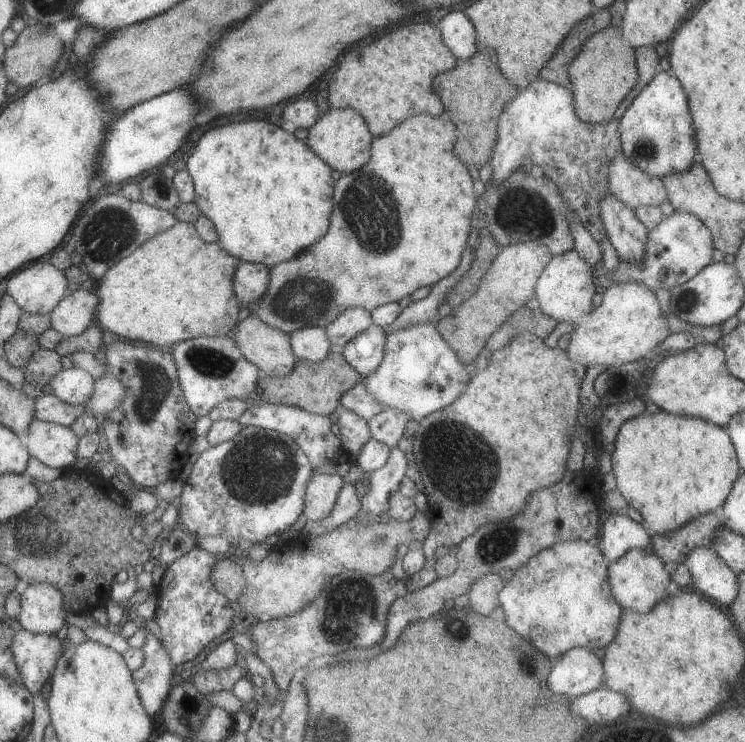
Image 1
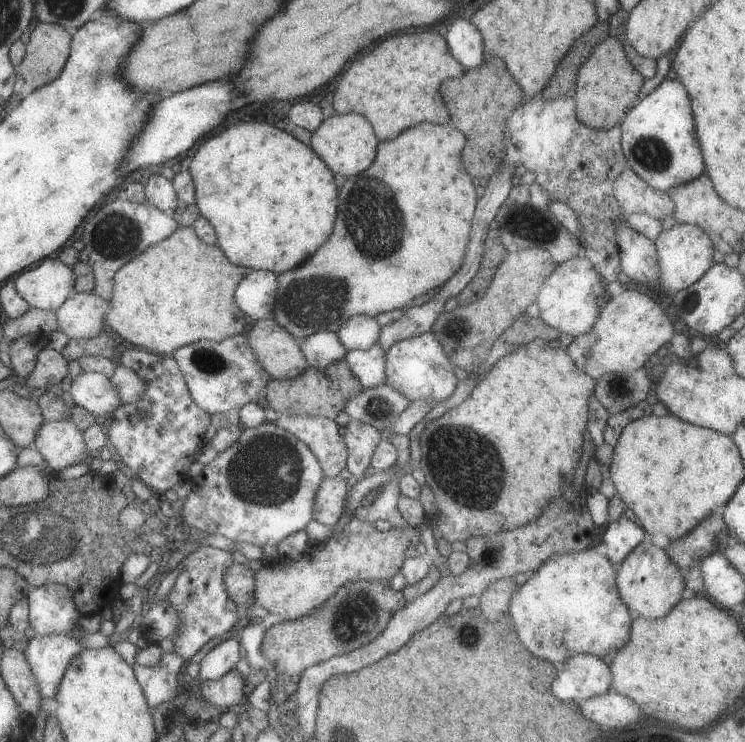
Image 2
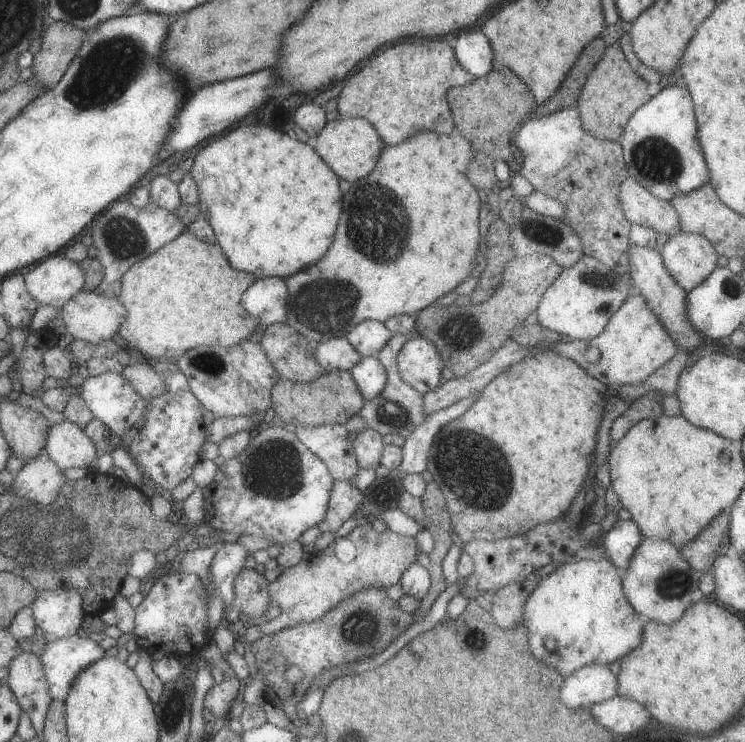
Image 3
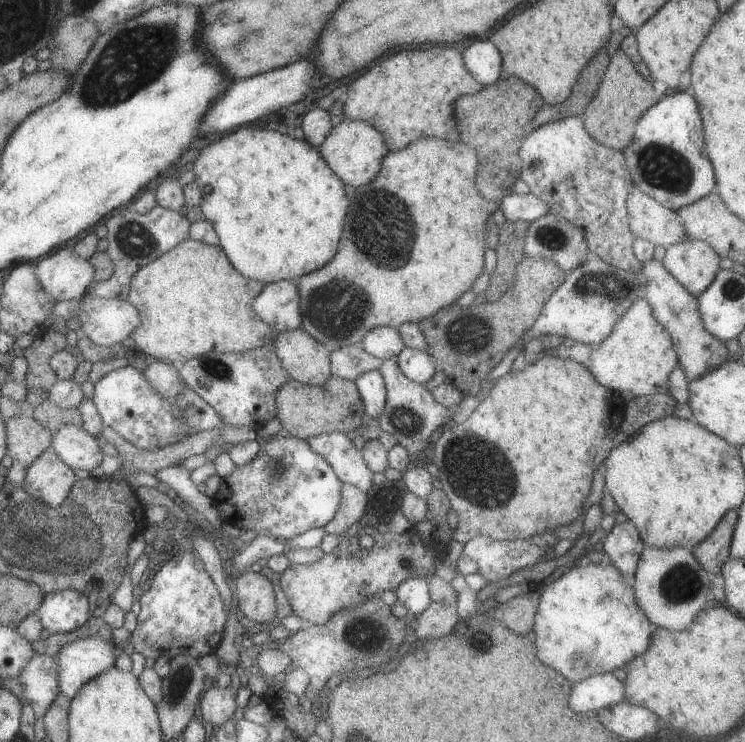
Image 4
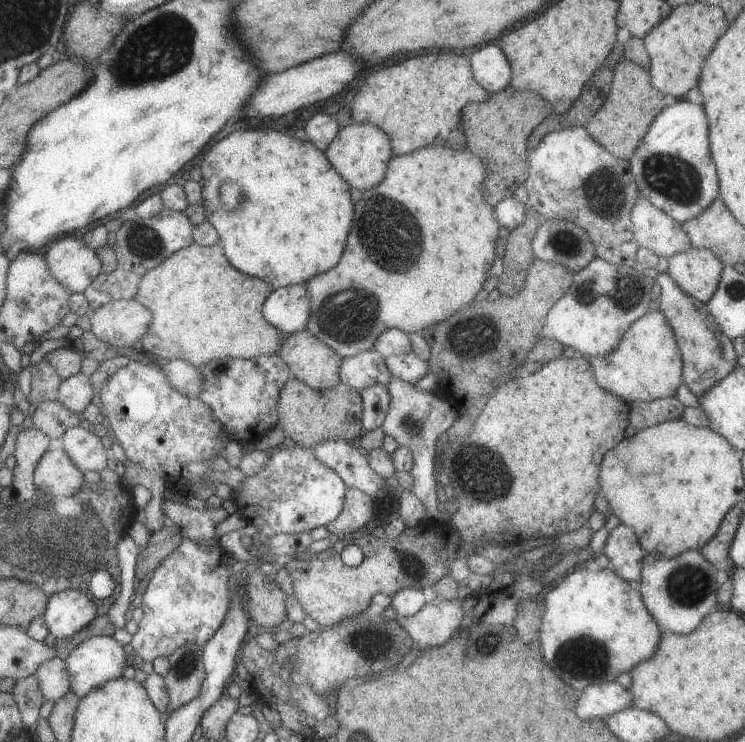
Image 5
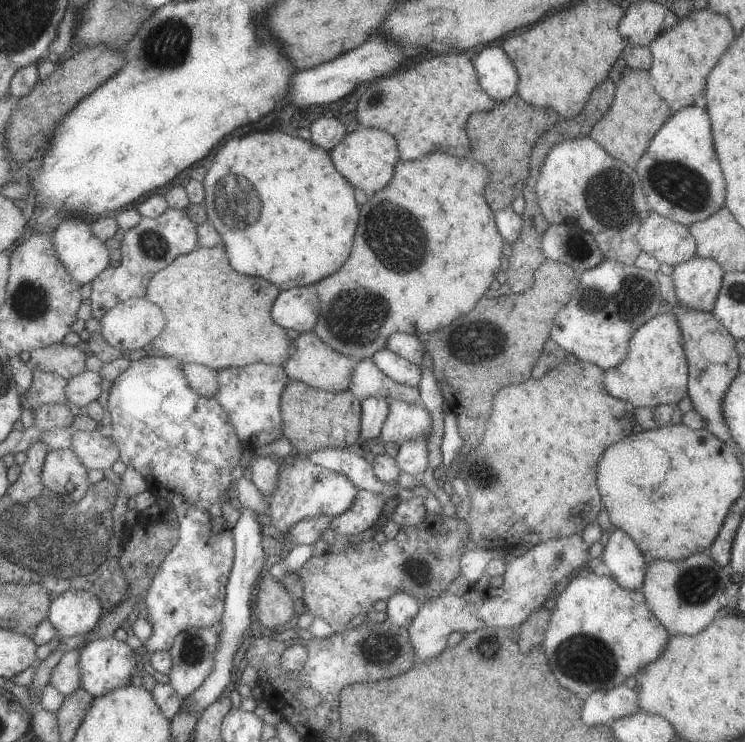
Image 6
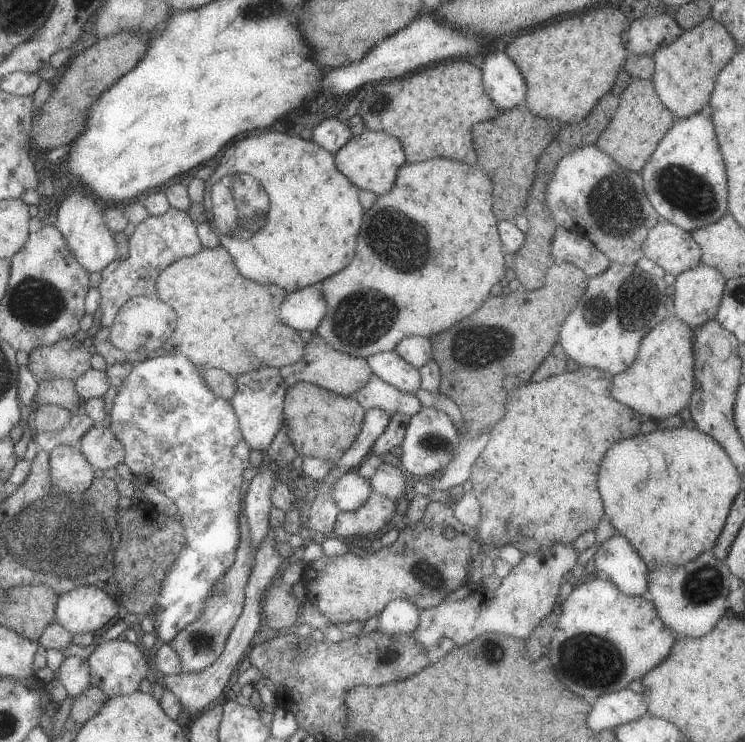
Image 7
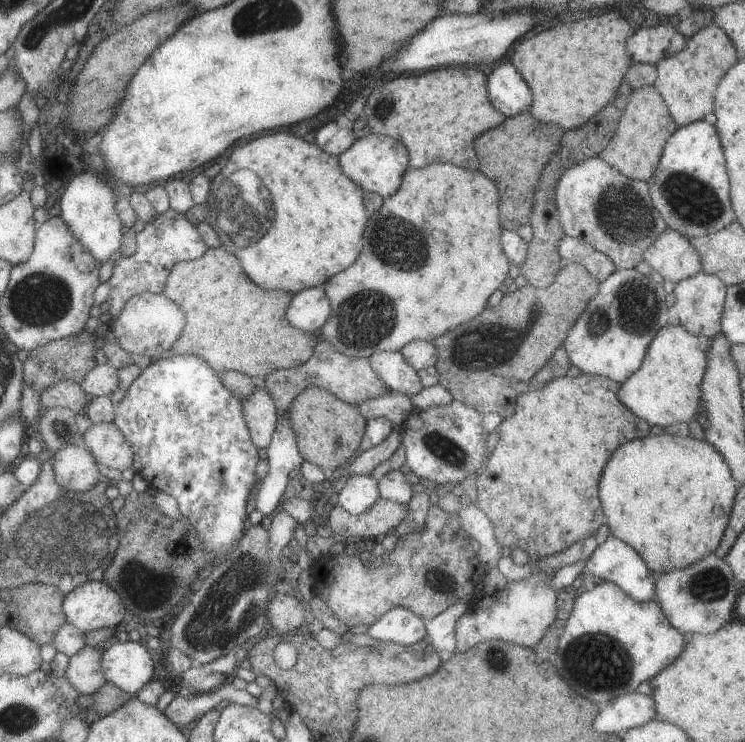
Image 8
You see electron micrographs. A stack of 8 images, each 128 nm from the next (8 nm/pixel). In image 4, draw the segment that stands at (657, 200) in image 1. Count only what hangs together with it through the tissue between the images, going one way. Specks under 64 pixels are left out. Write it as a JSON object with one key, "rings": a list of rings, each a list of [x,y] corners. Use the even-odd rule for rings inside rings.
{"rings":[[[636,186],[629,192],[627,209],[632,234],[655,247],[664,246],[667,249],[688,238],[679,214],[658,204]]]}

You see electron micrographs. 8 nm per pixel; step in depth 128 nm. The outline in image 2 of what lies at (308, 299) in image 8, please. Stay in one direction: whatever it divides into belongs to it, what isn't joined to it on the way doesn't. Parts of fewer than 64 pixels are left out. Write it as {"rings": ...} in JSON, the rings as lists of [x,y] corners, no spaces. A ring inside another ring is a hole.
{"rings":[[[250,269],[240,280],[234,298],[250,322],[274,319],[277,291],[278,280],[274,272]]]}

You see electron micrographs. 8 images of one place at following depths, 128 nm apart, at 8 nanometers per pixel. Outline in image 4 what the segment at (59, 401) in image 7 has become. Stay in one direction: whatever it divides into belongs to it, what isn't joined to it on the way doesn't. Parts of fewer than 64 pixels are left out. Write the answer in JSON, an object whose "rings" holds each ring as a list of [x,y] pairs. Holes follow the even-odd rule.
{"rings":[[[49,332],[26,349],[27,402],[37,407],[49,398],[52,386],[59,380],[51,365],[51,358],[58,351],[68,349],[66,335]]]}

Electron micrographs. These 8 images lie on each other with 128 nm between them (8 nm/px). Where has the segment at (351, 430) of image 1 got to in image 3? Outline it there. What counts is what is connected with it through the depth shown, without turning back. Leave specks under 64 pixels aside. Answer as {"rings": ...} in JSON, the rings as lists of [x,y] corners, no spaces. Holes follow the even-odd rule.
{"rings":[[[368,428],[358,432],[354,444],[354,456],[362,469],[376,469],[381,464],[385,442],[383,436]]]}

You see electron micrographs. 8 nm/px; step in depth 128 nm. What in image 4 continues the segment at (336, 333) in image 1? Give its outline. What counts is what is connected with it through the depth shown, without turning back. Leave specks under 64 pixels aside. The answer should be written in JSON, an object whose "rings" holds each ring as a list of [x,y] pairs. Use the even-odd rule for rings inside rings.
{"rings":[[[376,327],[367,332],[360,345],[372,356],[389,359],[397,357],[406,347],[402,337],[396,327]]]}

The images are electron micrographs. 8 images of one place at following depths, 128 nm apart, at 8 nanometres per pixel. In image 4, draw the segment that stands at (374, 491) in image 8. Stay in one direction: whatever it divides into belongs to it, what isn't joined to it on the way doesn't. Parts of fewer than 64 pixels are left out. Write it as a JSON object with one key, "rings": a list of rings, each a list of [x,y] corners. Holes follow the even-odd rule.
{"rings":[[[285,432],[264,436],[262,448],[252,462],[237,466],[234,472],[221,480],[219,490],[212,498],[221,520],[242,529],[254,530],[258,535],[287,539],[311,528],[323,527],[338,512],[343,482],[327,460],[324,460],[304,439]]]}

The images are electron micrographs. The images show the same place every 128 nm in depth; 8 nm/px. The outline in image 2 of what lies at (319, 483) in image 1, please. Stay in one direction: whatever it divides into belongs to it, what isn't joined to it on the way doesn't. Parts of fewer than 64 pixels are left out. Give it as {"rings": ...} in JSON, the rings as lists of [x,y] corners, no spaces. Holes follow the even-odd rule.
{"rings":[[[340,475],[325,477],[316,492],[312,518],[325,526],[335,526],[344,513],[347,485]]]}

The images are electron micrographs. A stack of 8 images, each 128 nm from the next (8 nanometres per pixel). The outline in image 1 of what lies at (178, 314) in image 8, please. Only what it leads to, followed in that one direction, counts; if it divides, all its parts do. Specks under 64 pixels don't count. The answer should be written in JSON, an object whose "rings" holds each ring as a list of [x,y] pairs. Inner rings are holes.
{"rings":[[[84,289],[71,291],[50,313],[51,327],[64,337],[82,334],[96,322],[99,302],[96,292],[91,293]]]}

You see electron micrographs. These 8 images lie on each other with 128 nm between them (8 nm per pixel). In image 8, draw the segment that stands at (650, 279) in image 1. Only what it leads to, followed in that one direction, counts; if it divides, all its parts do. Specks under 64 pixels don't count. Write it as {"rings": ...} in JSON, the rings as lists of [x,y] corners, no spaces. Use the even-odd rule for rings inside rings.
{"rings":[[[702,271],[693,277],[677,282],[674,289],[675,304],[672,312],[680,319],[682,326],[693,335],[702,335],[710,340],[722,333],[721,320],[727,295],[727,284],[716,275]]]}

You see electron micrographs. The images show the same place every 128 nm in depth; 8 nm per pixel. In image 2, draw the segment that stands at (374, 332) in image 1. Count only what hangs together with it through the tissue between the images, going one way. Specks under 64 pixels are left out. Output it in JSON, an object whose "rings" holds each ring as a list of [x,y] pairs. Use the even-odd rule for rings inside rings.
{"rings":[[[379,342],[368,350],[351,349],[345,361],[363,388],[384,385],[386,382],[386,357]]]}

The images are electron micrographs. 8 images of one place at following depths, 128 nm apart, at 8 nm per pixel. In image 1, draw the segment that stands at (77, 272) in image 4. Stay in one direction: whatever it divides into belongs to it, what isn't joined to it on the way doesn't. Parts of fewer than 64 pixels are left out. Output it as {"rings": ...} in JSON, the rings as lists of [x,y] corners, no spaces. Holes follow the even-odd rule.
{"rings":[[[50,260],[34,261],[11,274],[6,290],[23,312],[40,314],[51,313],[71,292],[65,271],[56,268]]]}

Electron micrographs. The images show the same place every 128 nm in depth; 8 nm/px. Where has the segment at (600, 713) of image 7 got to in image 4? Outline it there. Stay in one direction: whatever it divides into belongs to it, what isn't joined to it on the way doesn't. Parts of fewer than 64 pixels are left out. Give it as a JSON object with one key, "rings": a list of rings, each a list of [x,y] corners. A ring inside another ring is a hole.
{"rings":[[[602,673],[584,680],[576,684],[570,694],[570,706],[574,712],[598,712],[624,700],[625,684],[612,673]]]}

